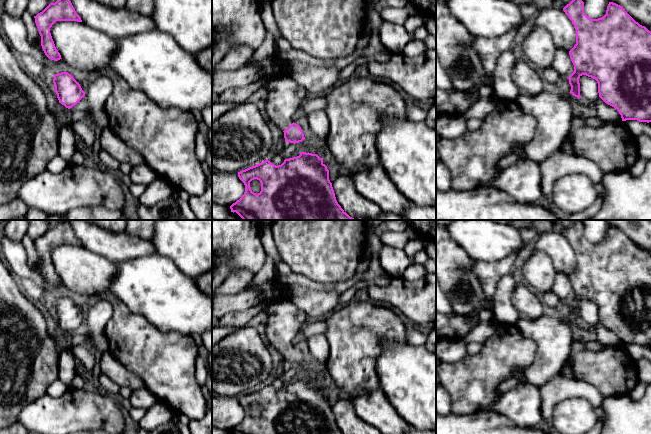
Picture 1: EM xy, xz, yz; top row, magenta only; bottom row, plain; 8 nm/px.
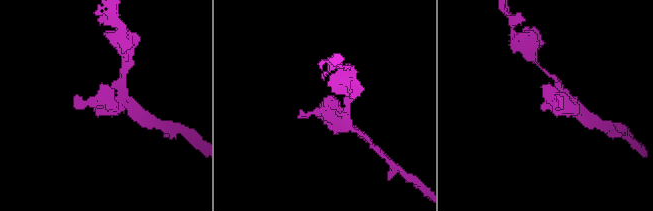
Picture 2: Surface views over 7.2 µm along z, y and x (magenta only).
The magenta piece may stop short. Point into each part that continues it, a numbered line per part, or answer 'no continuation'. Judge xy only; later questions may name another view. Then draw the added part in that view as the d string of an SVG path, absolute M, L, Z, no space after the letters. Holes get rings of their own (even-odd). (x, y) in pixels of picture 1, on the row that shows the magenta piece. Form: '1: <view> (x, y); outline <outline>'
1: xy (60, 113); outline M59 103L54 111L52 111L52 114L57 122L57 125L59 128L66 125L66 117L68 115L69 109L66 108L64 105Z

